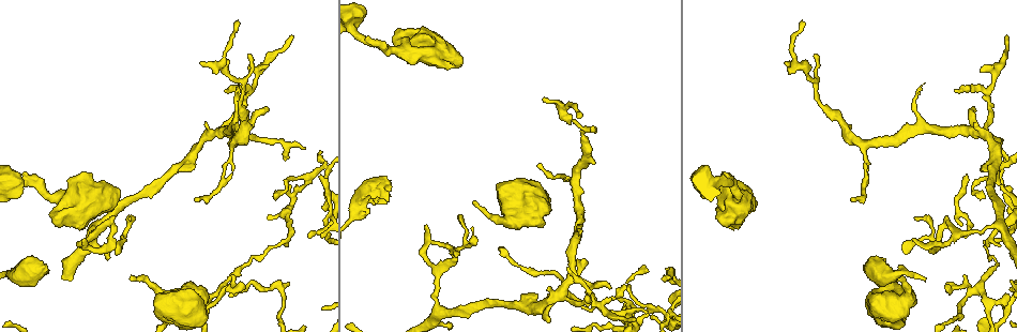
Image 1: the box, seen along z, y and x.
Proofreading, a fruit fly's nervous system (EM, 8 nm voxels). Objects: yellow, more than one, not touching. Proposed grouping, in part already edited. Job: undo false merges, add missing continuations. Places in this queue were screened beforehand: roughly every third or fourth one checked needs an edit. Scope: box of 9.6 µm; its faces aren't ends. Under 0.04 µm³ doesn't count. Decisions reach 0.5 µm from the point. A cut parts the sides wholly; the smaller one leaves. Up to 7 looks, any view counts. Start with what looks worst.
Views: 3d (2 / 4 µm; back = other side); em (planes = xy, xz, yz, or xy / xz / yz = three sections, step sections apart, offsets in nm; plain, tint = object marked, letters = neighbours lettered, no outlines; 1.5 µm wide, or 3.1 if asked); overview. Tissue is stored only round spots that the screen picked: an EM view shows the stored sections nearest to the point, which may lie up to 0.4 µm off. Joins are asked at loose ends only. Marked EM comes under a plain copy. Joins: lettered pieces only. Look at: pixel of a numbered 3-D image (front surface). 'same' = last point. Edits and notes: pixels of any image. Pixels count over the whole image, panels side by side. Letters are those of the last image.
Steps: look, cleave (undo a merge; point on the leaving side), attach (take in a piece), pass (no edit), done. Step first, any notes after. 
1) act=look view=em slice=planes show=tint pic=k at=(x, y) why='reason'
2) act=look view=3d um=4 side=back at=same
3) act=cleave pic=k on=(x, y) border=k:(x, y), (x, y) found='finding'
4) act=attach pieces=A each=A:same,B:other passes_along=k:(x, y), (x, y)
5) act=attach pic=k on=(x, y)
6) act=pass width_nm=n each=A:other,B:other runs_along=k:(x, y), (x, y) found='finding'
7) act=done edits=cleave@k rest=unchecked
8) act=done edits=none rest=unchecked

act=look view=3d um=4 pic=1 at=(659, 309) why='abrupt turn'

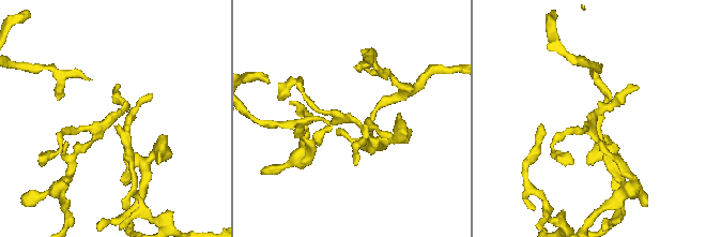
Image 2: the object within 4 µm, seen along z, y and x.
act=look view=em slice=planes show=letters pic=2 at=(111, 121) why='shape alone is not enough'

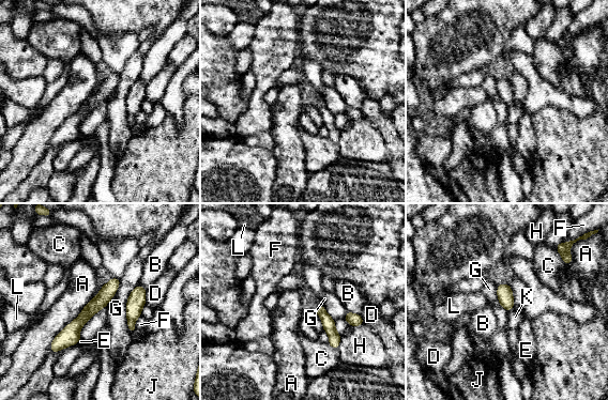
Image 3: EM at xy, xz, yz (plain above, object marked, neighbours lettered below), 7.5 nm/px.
act=pass each=A:other,B:other,C:other,D:other,E:other,F:other,G:other,H:other,J:other,K:other,L:other border=3:(89, 318), (80, 329), (79, 339) found='all the same neuron'

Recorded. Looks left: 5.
act=look view=em slice=xz step=4 show=letters pic=1 at=(154, 301) why='thick end'

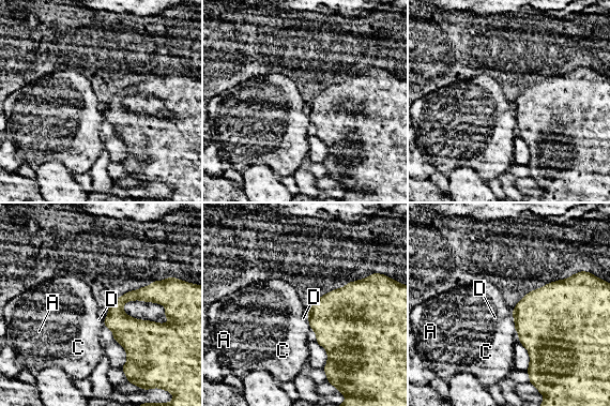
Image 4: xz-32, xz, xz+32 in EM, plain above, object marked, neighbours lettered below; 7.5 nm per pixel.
act=pass longest_contact=D:90nm each=A:other,C:other,D:other border=4:(514, 326), (516, 330) found='no lettered piece goes on from it'

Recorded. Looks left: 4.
act=look view=em slice=xz step=4 show=letters pic=1 at=(411, 39) why='stops while still wide'

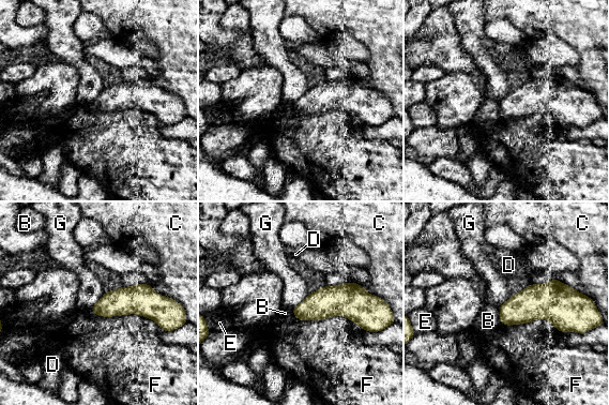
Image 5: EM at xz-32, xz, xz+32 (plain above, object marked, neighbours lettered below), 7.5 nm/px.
act=look view=em slice=planes show=letters at=same

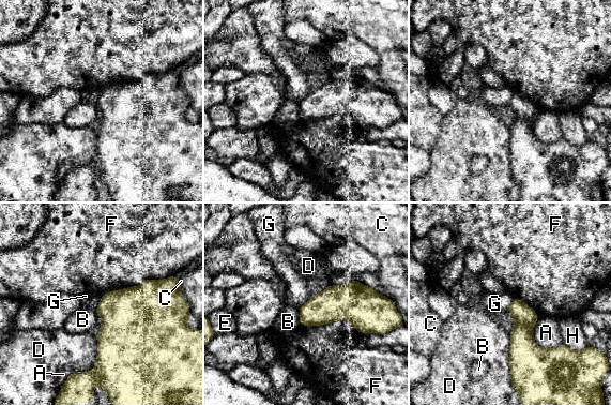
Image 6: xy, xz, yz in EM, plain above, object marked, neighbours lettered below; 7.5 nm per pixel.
act=pass each=A:other,B:other,C:other,D:other,E:other,F:other,G:other,H:other border=6:(102, 296), (95, 311) found='none of them fits'

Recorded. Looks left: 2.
act=done edits=none rest=unchecked

